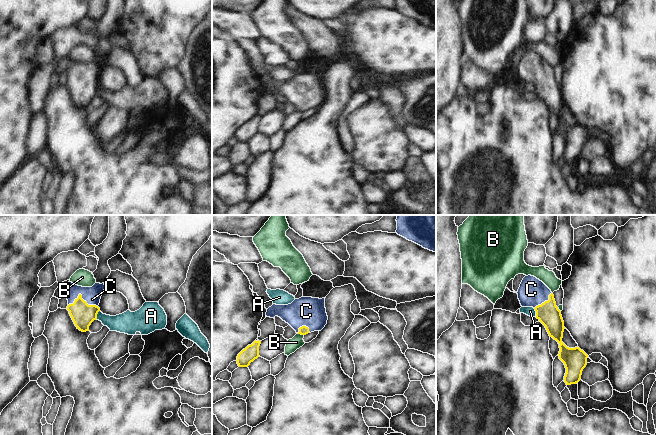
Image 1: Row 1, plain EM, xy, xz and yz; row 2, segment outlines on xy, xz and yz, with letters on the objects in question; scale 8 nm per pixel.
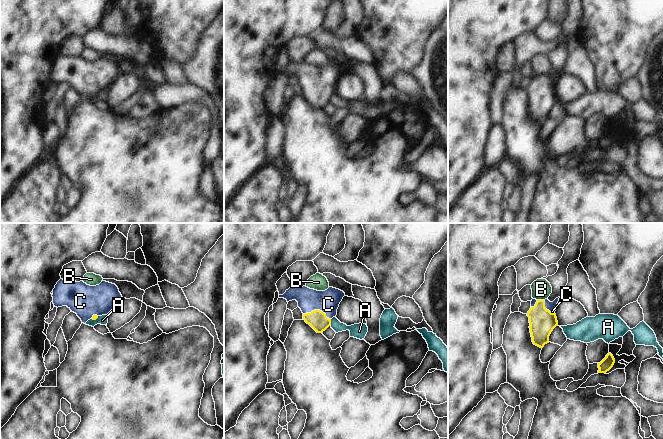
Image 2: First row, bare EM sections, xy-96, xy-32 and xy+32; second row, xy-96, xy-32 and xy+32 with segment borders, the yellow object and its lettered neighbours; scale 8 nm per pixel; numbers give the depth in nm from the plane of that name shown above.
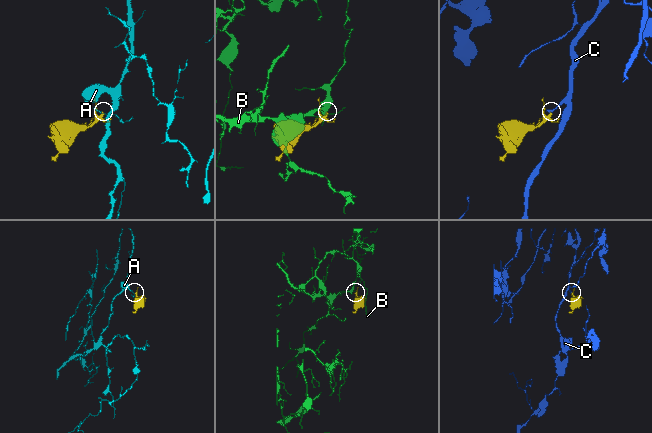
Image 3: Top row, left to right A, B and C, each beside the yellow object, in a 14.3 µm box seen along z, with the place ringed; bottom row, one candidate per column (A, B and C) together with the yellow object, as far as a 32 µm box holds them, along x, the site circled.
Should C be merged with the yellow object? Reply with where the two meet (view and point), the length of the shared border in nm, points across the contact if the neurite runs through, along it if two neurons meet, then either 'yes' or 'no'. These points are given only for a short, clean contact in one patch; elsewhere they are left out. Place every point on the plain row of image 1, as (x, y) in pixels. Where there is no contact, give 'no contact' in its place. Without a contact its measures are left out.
contact xy (81, 73); length 240 nm; way xy (82, 90), (81, 73), (92, 71); yes

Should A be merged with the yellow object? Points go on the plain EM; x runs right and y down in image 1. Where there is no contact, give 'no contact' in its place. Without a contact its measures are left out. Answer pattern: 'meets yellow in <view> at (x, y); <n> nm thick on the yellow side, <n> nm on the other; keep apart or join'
meets yellow in yz at (536, 88); 180 nm thick on the yellow side, 80 nm on the other; keep apart

